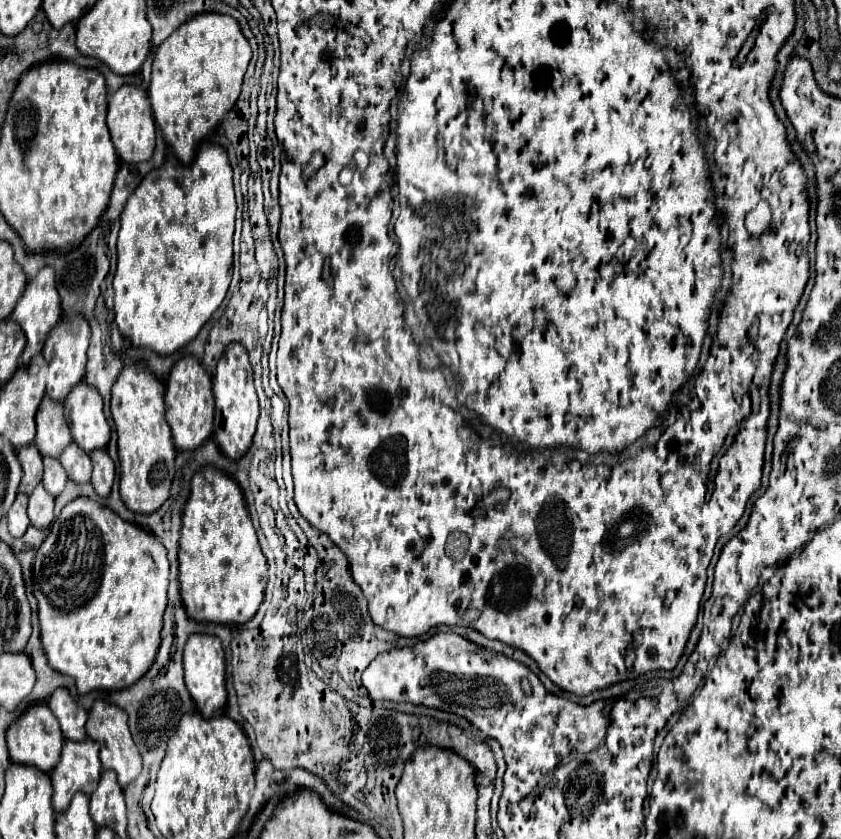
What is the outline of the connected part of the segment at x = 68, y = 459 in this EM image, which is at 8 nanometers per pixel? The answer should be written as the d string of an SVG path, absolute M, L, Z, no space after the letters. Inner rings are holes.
M71 443L59 457L63 469L67 471L67 477L73 483L89 483L91 479L91 459L89 453L83 451L79 445Z

